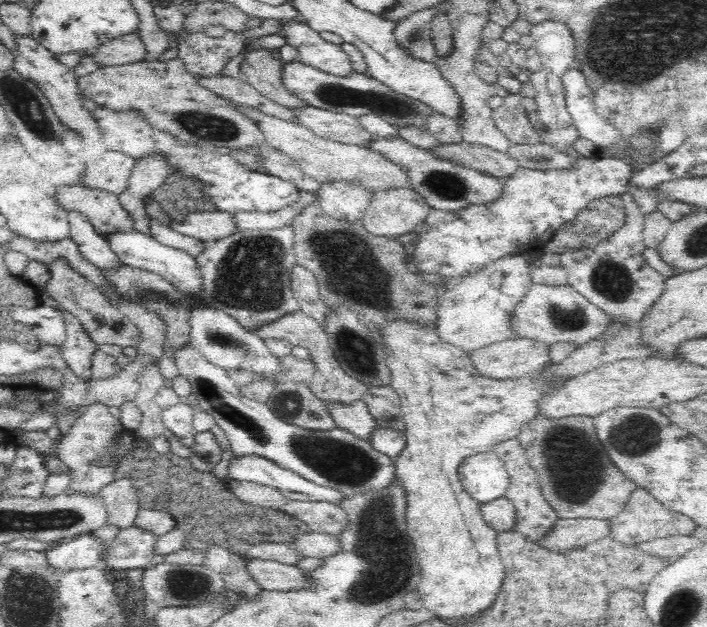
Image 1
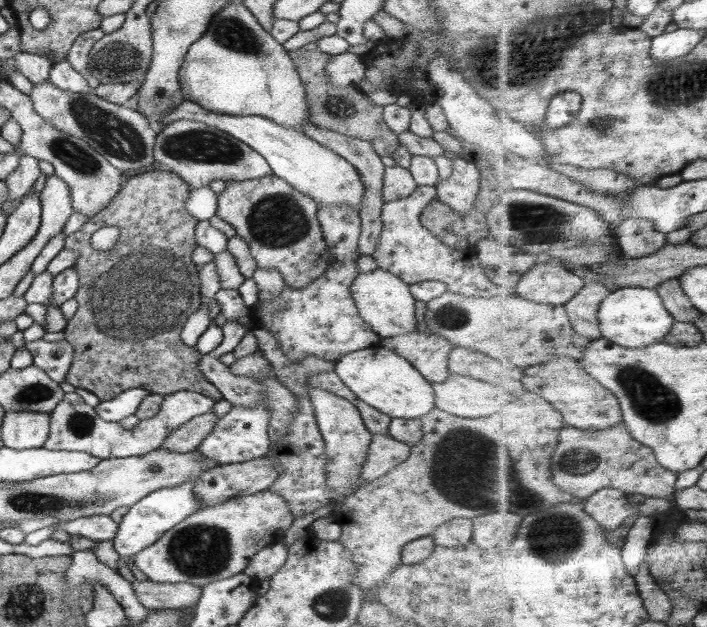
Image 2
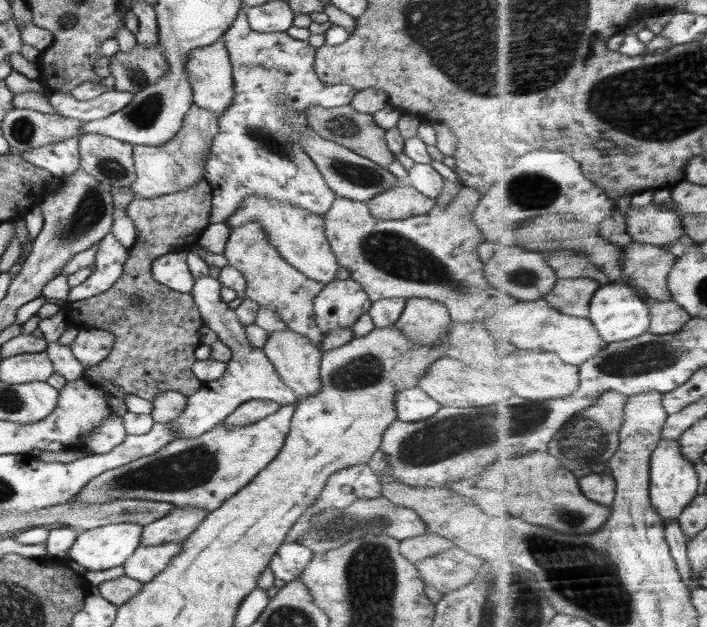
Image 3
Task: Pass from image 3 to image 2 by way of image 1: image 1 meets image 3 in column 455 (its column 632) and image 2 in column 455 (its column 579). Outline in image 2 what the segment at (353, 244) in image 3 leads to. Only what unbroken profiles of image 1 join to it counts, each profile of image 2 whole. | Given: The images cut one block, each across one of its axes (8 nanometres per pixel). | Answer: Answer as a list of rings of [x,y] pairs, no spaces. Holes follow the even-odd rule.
[[[417,185],[410,196],[395,201],[383,201],[381,222],[383,223],[378,248],[372,257],[378,263],[378,269],[394,274],[406,284],[416,284],[423,280],[440,280],[446,283],[448,291],[460,293],[466,297],[510,296],[515,289],[508,285],[494,284],[485,274],[476,254],[476,247],[456,250],[444,244],[431,234],[420,221],[426,205],[437,198],[435,186]]]

